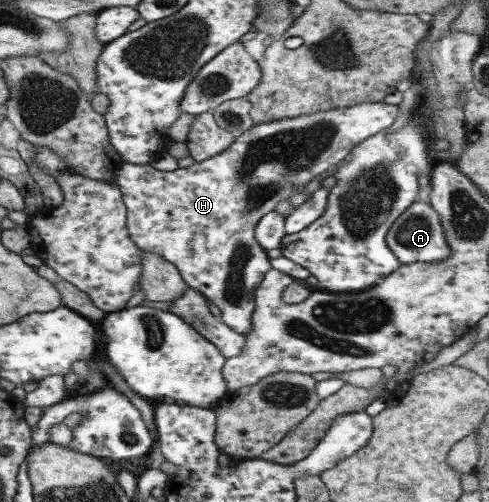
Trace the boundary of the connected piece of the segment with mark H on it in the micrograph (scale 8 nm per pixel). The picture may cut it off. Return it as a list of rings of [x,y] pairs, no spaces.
[[[359,102],[359,104],[354,104],[352,107],[346,106],[338,109],[329,109],[328,111],[316,111],[314,115],[300,115],[300,117],[295,117],[296,119],[258,121],[258,123],[254,123],[253,127],[250,127],[250,130],[244,131],[240,136],[236,136],[235,140],[222,153],[202,160],[201,162],[194,162],[187,168],[178,168],[174,171],[160,171],[148,163],[146,165],[125,163],[117,171],[116,184],[118,184],[122,192],[123,202],[127,207],[128,233],[140,249],[161,255],[166,259],[166,262],[172,263],[189,287],[200,291],[220,309],[221,320],[228,327],[231,327],[234,331],[246,337],[252,329],[252,314],[255,310],[255,291],[264,279],[265,273],[272,269],[270,258],[266,255],[266,250],[255,238],[255,227],[260,221],[260,218],[274,210],[278,203],[292,196],[297,187],[303,187],[303,185],[310,183],[312,179],[316,179],[318,175],[322,175],[324,171],[328,171],[332,165],[338,165],[357,143],[368,139],[372,135],[381,134],[386,131],[386,129],[395,123],[398,113],[400,113],[398,105],[385,102]]]

